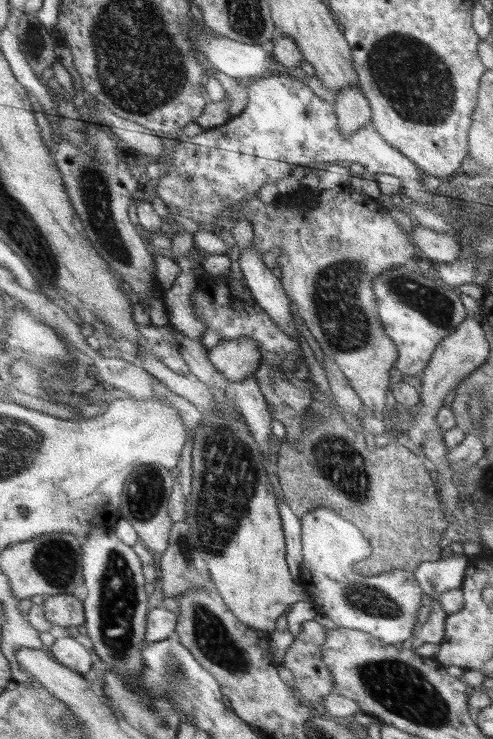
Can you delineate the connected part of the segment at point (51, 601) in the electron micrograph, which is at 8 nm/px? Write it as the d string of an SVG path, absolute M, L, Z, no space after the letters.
M72 594L45 596L43 613L53 625L68 627L85 624L83 604Z

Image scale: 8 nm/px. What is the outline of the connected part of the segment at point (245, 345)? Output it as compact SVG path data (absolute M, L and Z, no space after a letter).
M251 336L224 340L208 350L208 360L220 375L236 383L259 372L261 354L258 347L259 342Z

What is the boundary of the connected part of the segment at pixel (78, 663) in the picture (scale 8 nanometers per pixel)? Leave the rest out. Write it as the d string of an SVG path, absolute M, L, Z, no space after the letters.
M74 637L56 639L49 650L56 662L80 675L86 674L92 666L91 652Z

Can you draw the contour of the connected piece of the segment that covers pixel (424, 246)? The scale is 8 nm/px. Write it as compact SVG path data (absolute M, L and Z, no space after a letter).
M414 225L411 241L434 264L456 262L462 254L462 245L451 234L436 232L422 225Z

